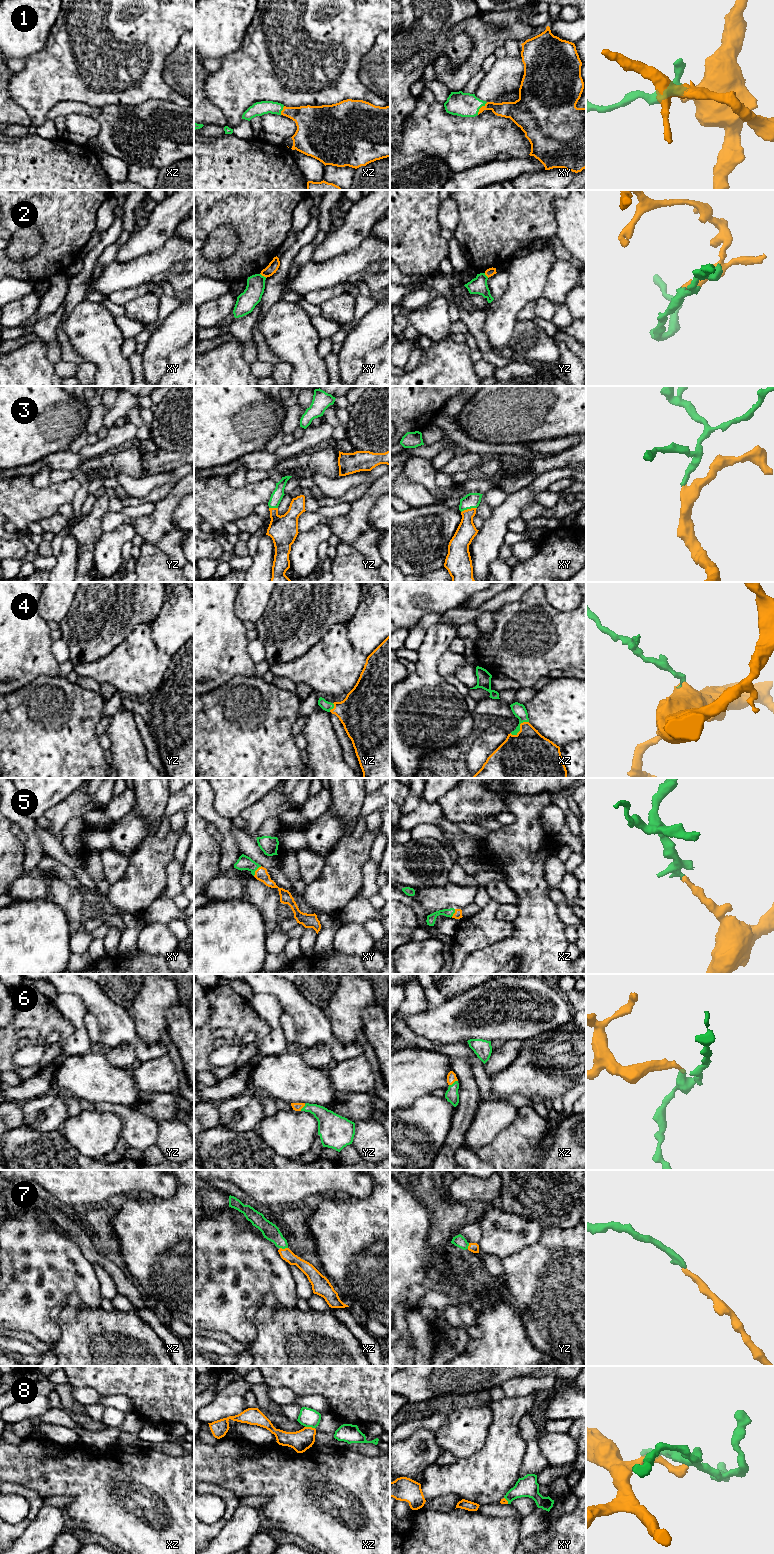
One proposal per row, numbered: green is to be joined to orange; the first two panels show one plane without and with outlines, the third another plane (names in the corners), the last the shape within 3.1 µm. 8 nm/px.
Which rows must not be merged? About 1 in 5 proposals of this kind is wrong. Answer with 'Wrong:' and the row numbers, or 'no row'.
Wrong: 2, 8

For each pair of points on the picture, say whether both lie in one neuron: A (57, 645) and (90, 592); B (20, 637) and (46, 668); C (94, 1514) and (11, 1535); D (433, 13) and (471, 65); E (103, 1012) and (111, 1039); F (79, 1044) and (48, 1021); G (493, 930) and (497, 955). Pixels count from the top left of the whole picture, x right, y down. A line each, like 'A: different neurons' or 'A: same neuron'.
A: different neurons
B: same neuron
C: different neurons
D: different neurons
E: same neuron
F: different neurons
G: different neurons

